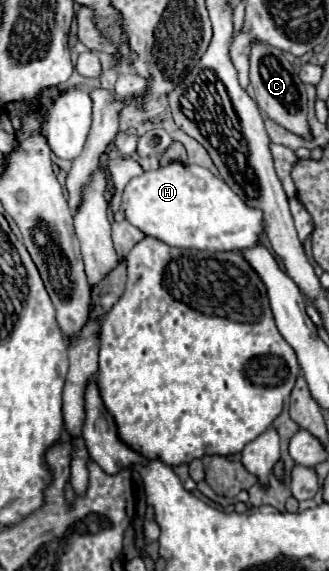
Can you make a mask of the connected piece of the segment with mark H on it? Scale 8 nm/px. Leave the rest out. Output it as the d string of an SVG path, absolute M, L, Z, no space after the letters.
M170 163L156 171L146 171L126 185L122 205L126 219L134 227L172 247L210 253L242 251L254 247L264 233L262 211L246 205L224 179L198 165Z

